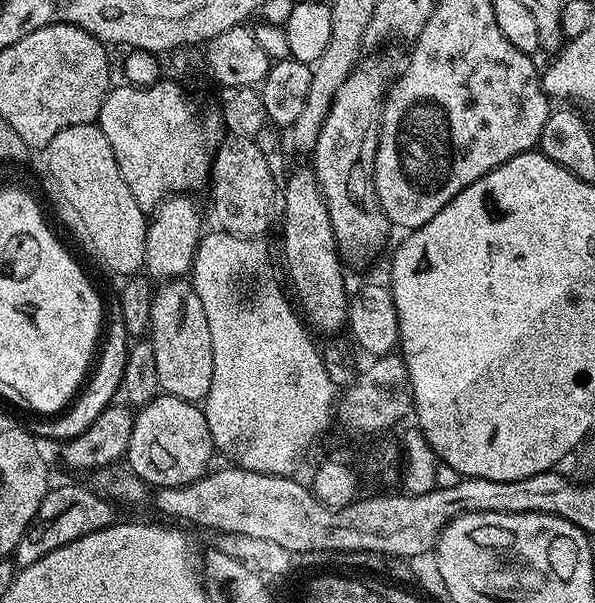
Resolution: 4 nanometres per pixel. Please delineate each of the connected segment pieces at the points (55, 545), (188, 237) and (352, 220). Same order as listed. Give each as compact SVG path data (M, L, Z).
M64 484L61 488L49 487L48 493L42 498L38 506L38 514L26 526L22 538L18 542L14 553L14 560L20 568L38 562L38 558L46 558L54 550L66 546L70 542L78 542L86 534L94 534L103 528L109 528L117 523L117 505L99 491L91 492L80 484Z
M172 194L160 201L151 213L146 234L146 254L144 268L156 282L179 280L192 271L192 259L202 239L202 209L188 194Z
M368 58L361 59L360 63L356 65L356 69L346 78L346 82L342 82L342 87L338 89L338 94L332 103L330 114L326 118L326 122L322 122L322 134L318 134L318 142L316 147L310 153L310 167L316 173L316 181L322 190L322 198L326 202L326 210L330 214L330 226L336 235L337 245L344 246L348 244L348 248L352 252L357 252L360 256L368 256L375 248L380 248L388 240L388 231L390 225L386 214L380 209L380 203L376 197L376 187L372 181L372 171L374 170L374 162L376 161L376 151L380 145L380 115L384 112L384 101L390 89L390 79L388 80L388 68L378 60L368 60Z

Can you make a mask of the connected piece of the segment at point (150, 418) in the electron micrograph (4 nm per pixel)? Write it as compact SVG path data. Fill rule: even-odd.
M159 394L134 417L126 464L138 479L156 488L180 488L209 471L214 447L204 409L199 403Z

